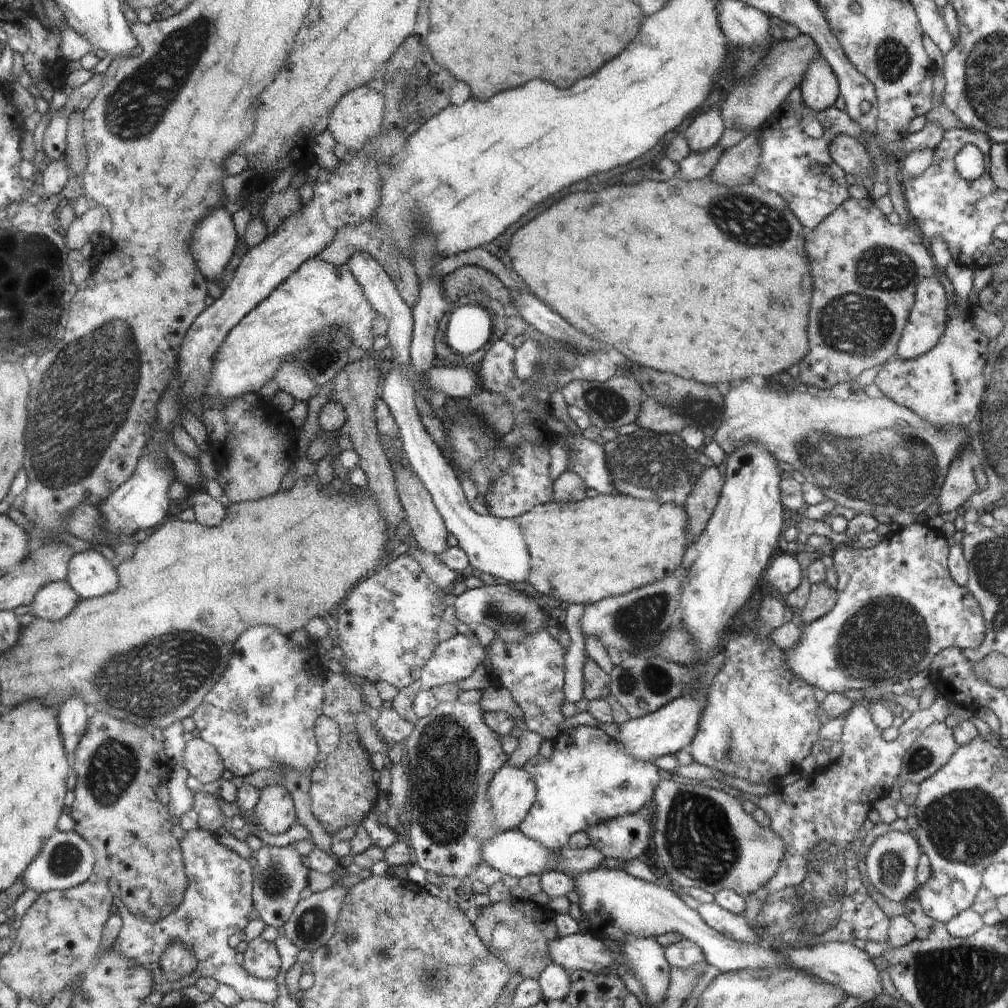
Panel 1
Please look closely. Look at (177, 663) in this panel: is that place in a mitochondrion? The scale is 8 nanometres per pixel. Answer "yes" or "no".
yes

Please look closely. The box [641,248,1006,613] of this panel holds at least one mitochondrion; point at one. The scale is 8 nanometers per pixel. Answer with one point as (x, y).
(890, 471)

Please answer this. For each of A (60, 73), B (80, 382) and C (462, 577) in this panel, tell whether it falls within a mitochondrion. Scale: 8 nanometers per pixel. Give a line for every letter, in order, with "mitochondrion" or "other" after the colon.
A: other
B: mitochondrion
C: other

